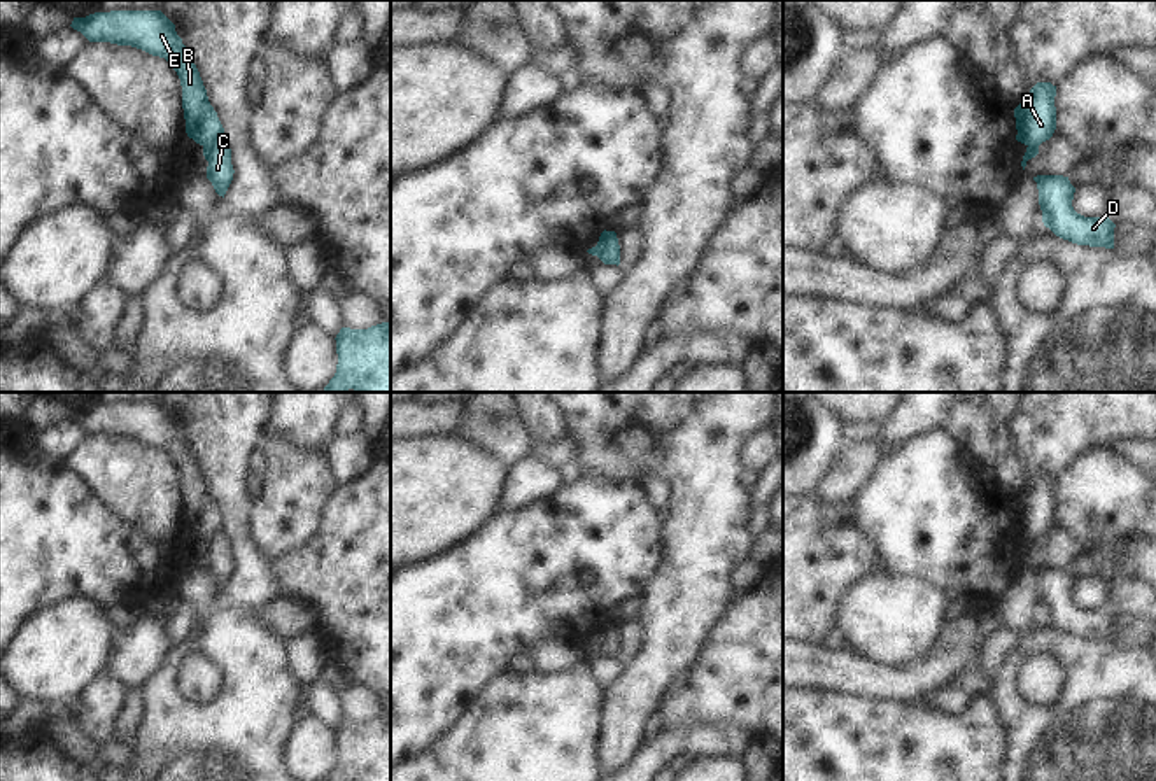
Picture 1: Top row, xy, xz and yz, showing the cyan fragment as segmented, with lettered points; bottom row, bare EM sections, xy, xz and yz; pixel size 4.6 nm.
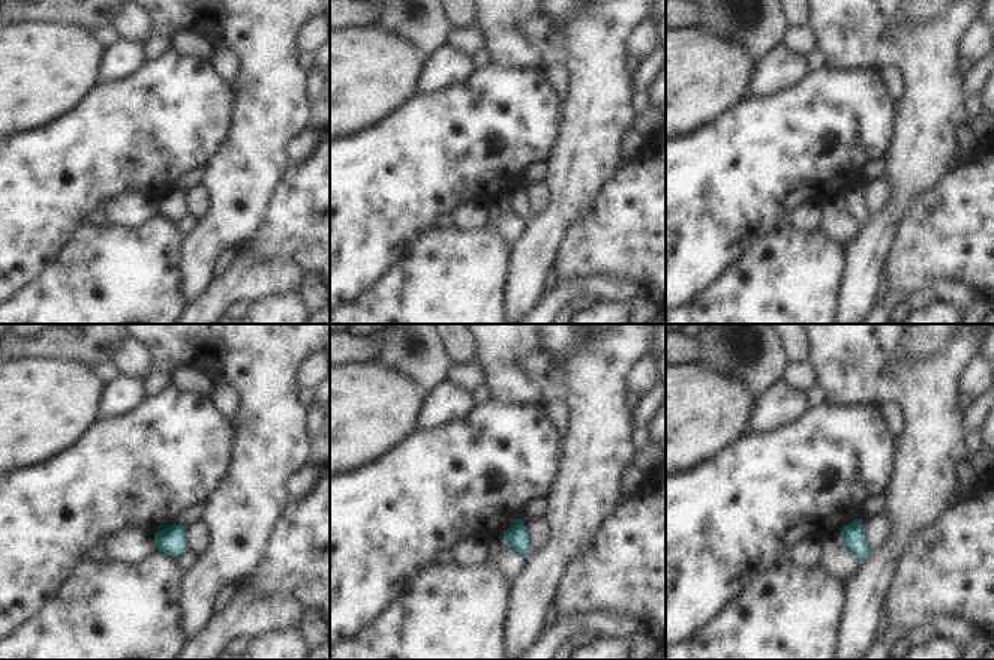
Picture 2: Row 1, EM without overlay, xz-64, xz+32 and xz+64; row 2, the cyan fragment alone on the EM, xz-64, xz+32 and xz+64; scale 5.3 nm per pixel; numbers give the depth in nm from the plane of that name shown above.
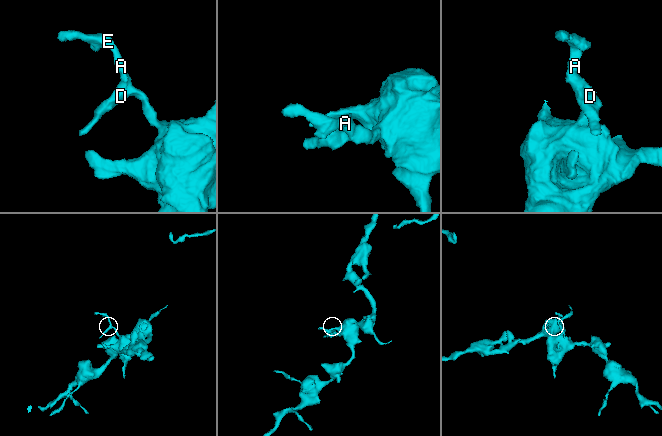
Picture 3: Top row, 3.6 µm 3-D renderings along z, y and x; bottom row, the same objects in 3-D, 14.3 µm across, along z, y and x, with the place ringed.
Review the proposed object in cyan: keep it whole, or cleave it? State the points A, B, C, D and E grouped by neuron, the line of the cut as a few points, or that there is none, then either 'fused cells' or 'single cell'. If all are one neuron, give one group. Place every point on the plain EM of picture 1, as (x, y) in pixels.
groups A B C D E; cut none; single cell

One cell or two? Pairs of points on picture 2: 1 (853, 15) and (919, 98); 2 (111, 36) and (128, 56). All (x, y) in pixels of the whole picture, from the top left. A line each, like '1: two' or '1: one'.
1: one
2: two

